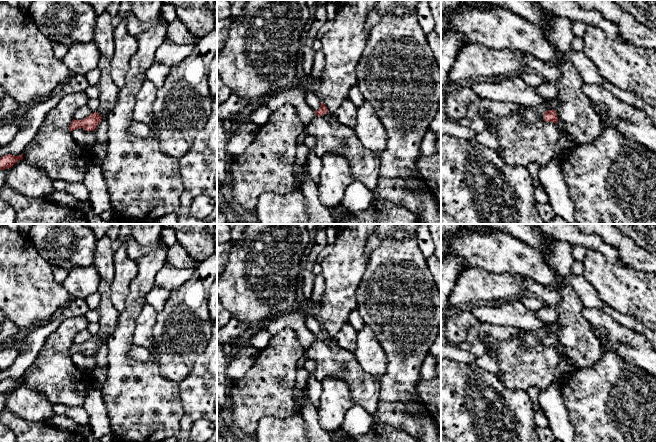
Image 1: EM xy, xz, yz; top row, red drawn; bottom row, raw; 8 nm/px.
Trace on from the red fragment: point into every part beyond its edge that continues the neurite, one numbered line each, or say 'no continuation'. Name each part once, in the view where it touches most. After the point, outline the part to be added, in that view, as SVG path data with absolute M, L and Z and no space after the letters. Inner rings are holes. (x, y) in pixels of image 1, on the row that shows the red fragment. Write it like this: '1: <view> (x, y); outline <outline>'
1: yz (576, 117); outline M545 62L549 66L561 72L561 78L554 84L558 89L558 95L552 99L557 100L560 105L555 109L558 116L557 125L568 135L576 144L590 144L599 136L604 129L600 115L590 105L587 97L582 92L582 81L575 68L569 62Z

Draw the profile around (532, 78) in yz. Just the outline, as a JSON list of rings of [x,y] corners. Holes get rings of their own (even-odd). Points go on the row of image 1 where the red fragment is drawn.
[[[531,70],[524,71],[520,76],[528,85],[532,87],[542,85],[546,82],[542,76]]]

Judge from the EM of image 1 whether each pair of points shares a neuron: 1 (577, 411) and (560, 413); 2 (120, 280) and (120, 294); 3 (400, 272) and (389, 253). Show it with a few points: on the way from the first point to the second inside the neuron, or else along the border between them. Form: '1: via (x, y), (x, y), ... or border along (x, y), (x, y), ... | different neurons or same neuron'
1: border along (559, 390), (569, 421), (575, 431) | different neurons
2: via (120, 283), (120, 291) | same neuron
3: via (397, 267), (393, 258) | same neuron

